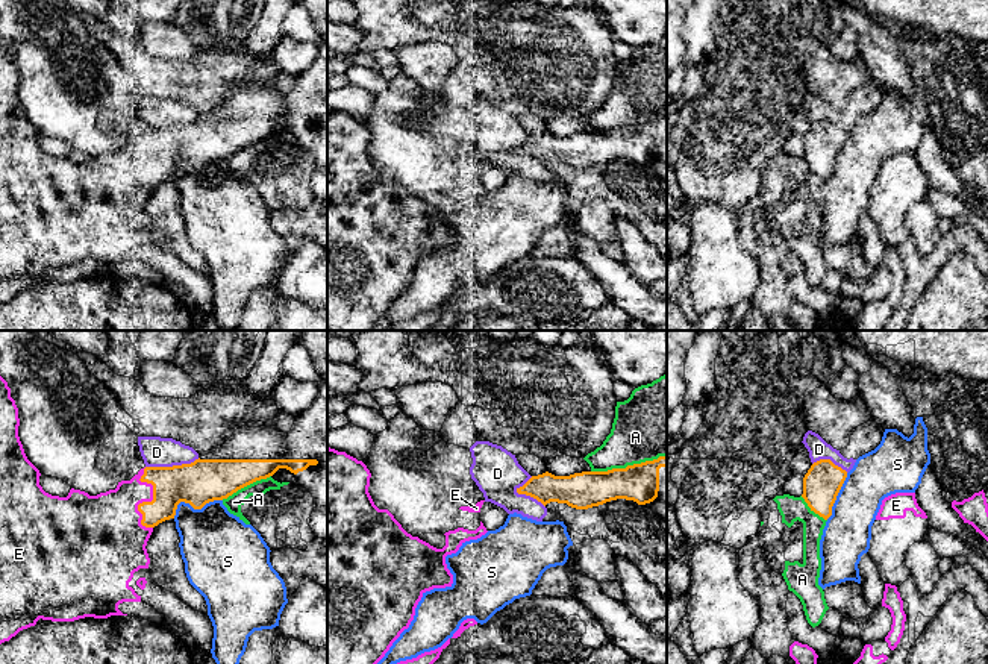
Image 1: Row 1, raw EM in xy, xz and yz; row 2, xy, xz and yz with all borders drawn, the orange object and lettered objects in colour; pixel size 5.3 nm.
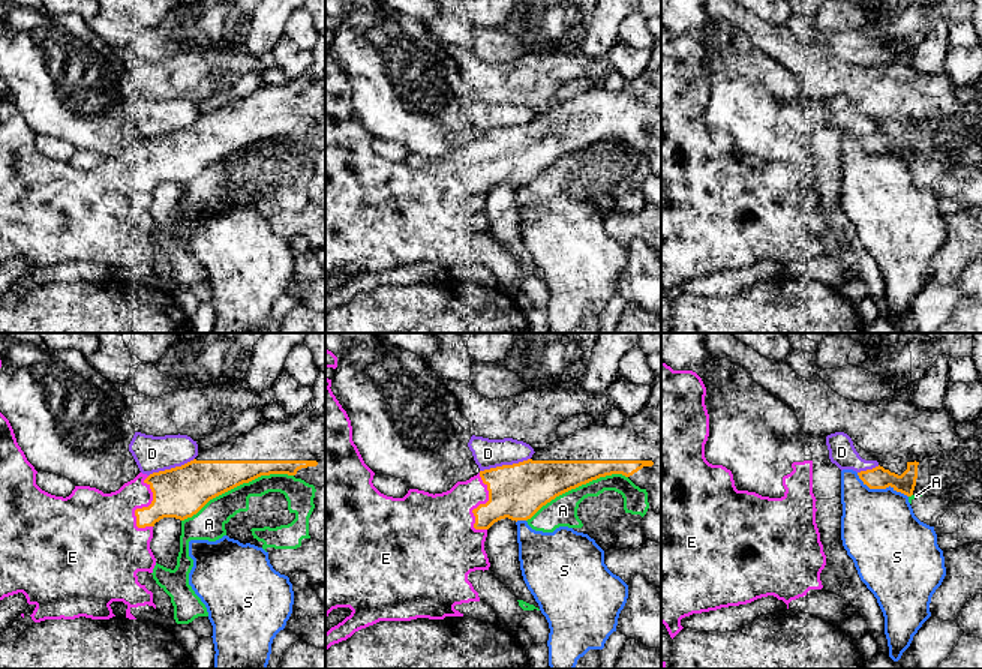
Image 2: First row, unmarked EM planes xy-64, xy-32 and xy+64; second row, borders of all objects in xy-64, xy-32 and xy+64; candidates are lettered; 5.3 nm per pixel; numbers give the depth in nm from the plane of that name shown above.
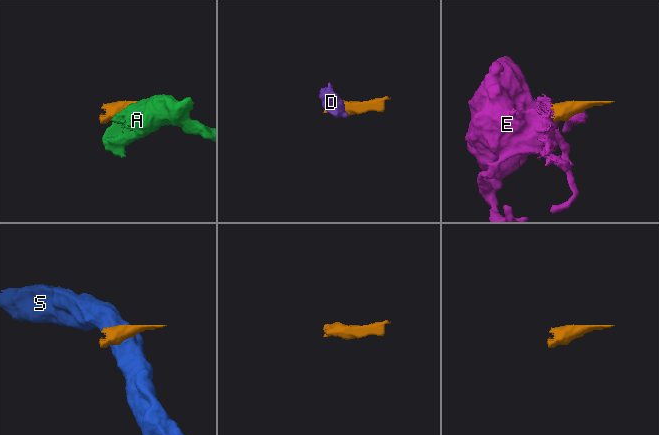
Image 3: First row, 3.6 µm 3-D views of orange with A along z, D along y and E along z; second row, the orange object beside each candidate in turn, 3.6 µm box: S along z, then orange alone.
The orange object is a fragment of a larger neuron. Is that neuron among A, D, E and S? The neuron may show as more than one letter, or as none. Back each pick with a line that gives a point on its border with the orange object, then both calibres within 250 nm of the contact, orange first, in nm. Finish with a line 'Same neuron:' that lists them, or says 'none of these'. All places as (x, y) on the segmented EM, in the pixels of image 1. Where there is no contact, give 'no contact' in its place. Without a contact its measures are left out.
E: contact xy (149, 502); calibres 200 and 340 nm
Same neuron: E

